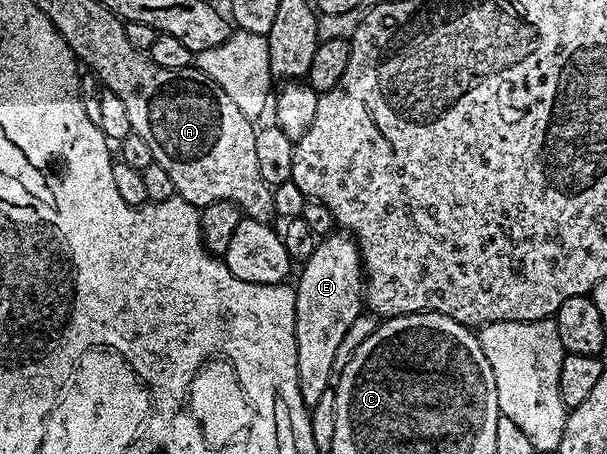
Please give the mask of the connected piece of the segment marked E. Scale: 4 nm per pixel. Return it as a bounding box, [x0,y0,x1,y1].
[295,233,363,409]

